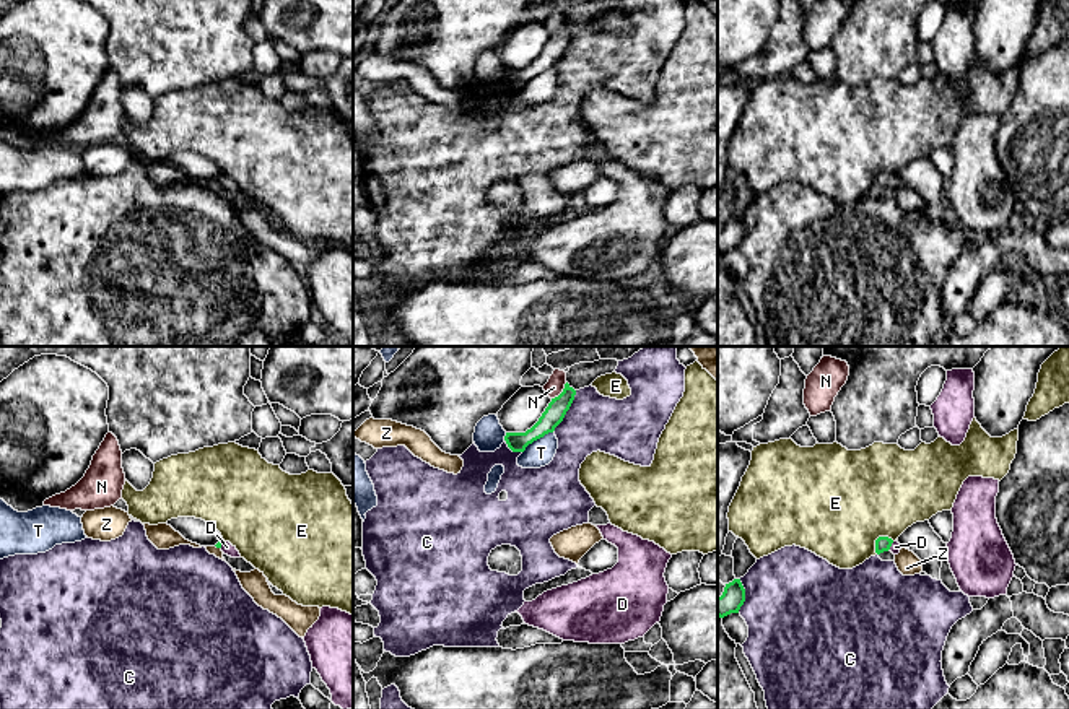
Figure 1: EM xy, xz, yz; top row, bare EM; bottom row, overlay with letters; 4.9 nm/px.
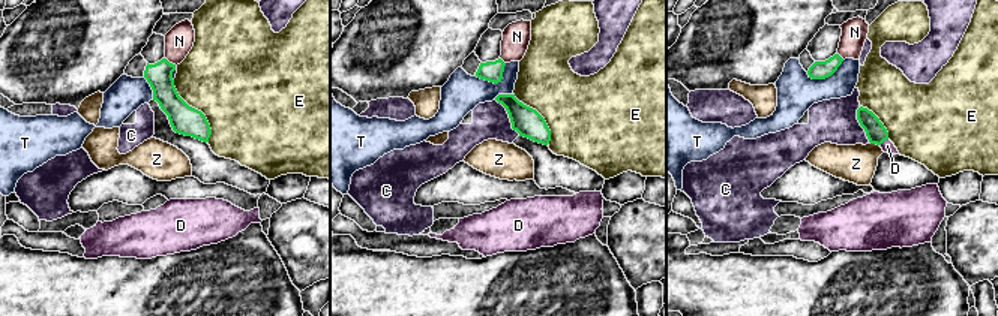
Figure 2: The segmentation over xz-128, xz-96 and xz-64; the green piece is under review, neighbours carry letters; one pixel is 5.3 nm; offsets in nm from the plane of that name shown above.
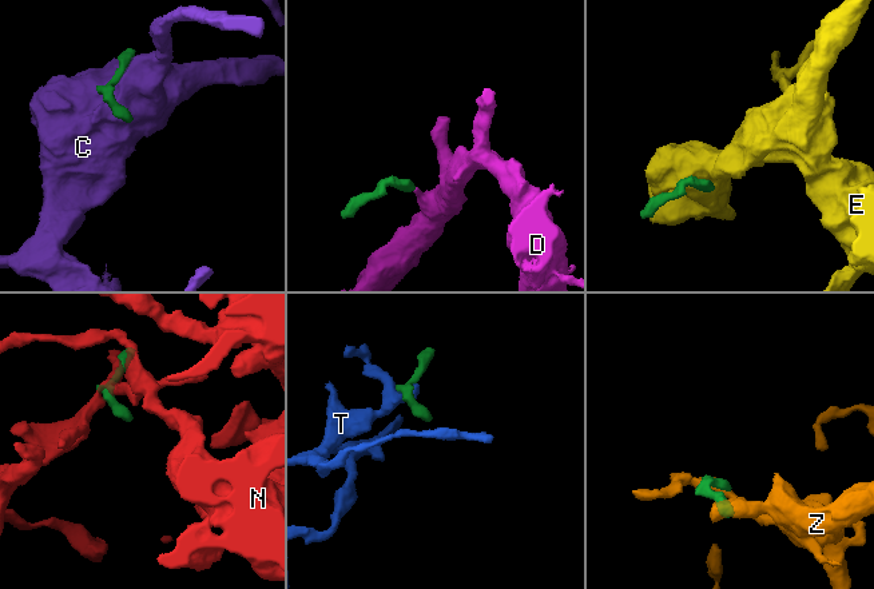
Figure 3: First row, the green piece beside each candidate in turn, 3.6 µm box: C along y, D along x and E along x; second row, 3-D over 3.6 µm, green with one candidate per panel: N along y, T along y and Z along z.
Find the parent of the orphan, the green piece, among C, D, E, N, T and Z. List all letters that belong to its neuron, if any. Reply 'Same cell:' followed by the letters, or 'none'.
Same cell: D

